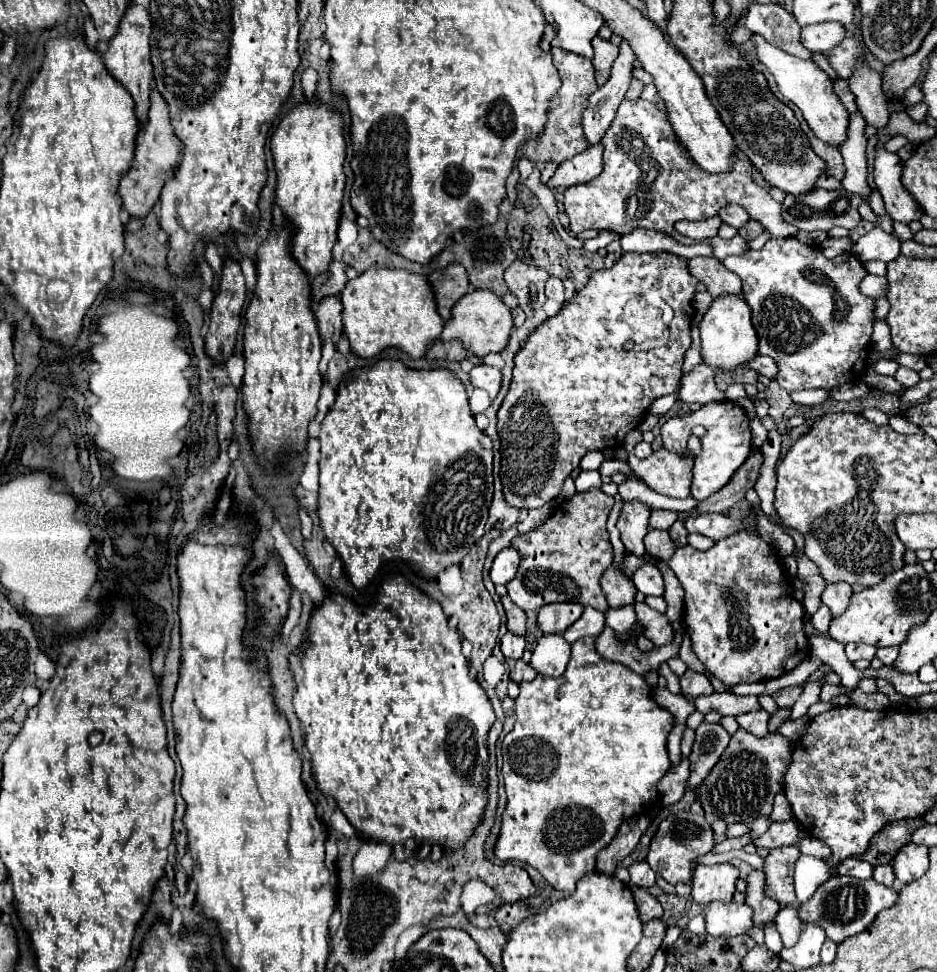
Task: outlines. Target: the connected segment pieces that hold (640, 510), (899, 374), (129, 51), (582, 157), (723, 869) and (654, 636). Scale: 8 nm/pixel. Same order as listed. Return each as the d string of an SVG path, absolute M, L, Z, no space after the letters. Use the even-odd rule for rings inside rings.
M631 500L623 504L623 510L617 520L617 528L621 532L621 542L625 544L625 550L633 552L635 556L645 554L643 538L649 530L649 508L643 502Z
M899 366L897 372L895 372L895 380L903 386L903 388L911 388L919 382L919 374L911 368L905 368L905 366Z
M131 2L117 34L111 38L107 52L103 54L103 62L109 68L111 76L117 78L133 96L135 100L135 112L139 122L143 124L147 118L147 110L149 110L149 92L151 92L151 60L149 60L149 36L151 36L151 20L149 20L149 12L145 6Z
M601 144L593 146L593 150L587 148L575 158L559 164L557 172L551 176L547 184L551 189L555 189L556 186L577 186L589 182L599 172L601 172Z
M729 862L713 864L713 866L699 864L695 866L693 872L691 896L699 904L711 904L715 900L729 902L733 900L737 878L739 878L739 870Z
M635 602L633 606L635 606L635 612L637 612L637 620L645 622L645 636L655 646L665 646L665 644L671 644L675 640L675 632L673 632L665 614L655 612L645 602Z

